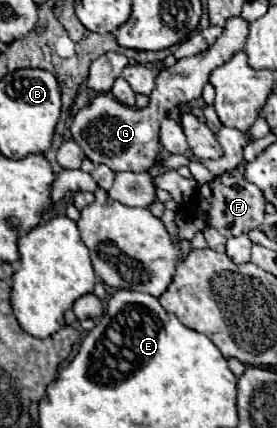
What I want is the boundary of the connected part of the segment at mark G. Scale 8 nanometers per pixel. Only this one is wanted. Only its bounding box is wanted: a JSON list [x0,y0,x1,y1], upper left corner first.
[71,17,247,173]

